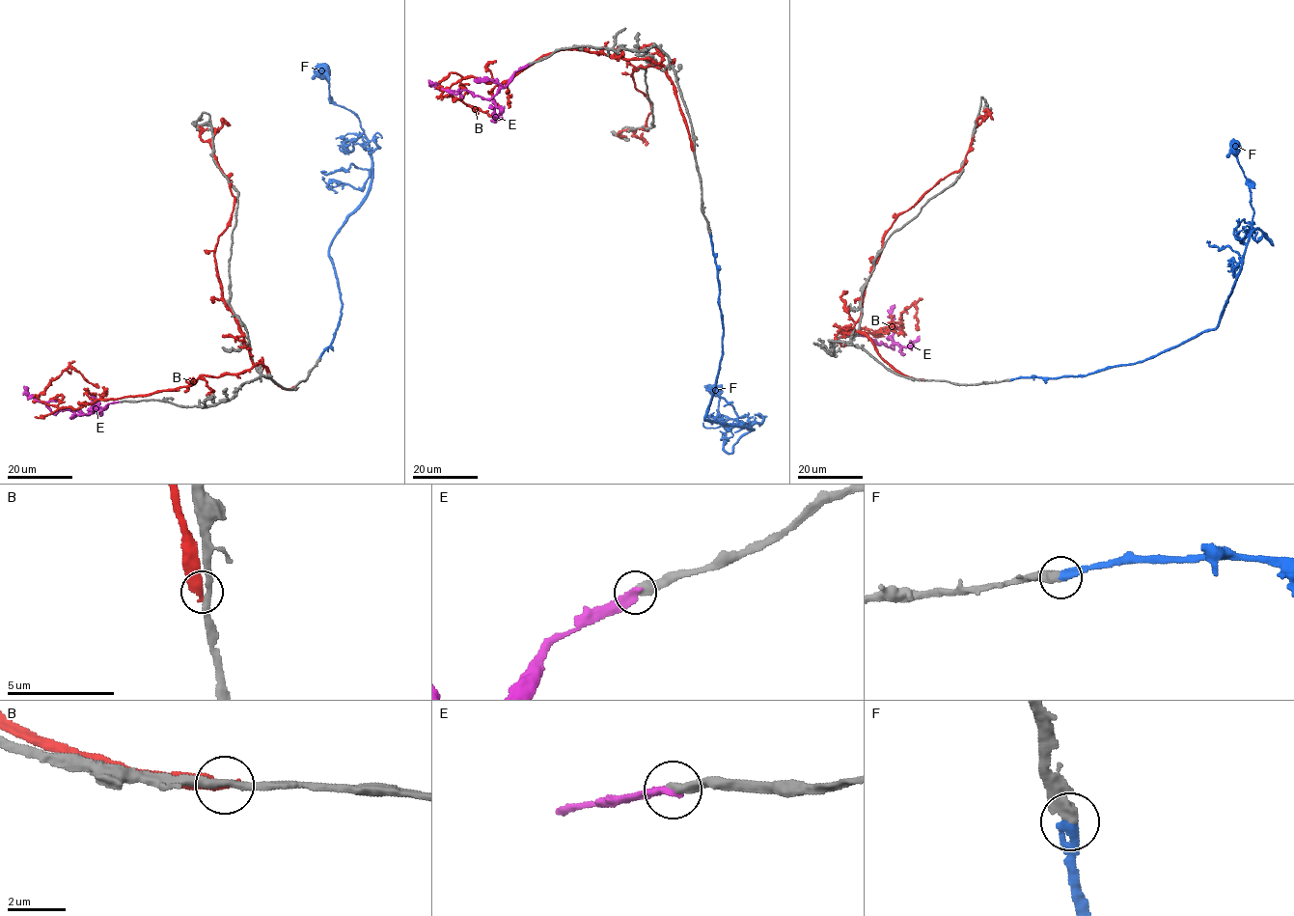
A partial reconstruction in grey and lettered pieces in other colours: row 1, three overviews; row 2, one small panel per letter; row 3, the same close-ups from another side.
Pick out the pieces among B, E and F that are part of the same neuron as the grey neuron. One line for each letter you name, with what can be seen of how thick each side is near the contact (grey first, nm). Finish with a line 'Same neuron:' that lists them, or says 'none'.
F: calibres 480 and 360 nm
Same neuron: F

